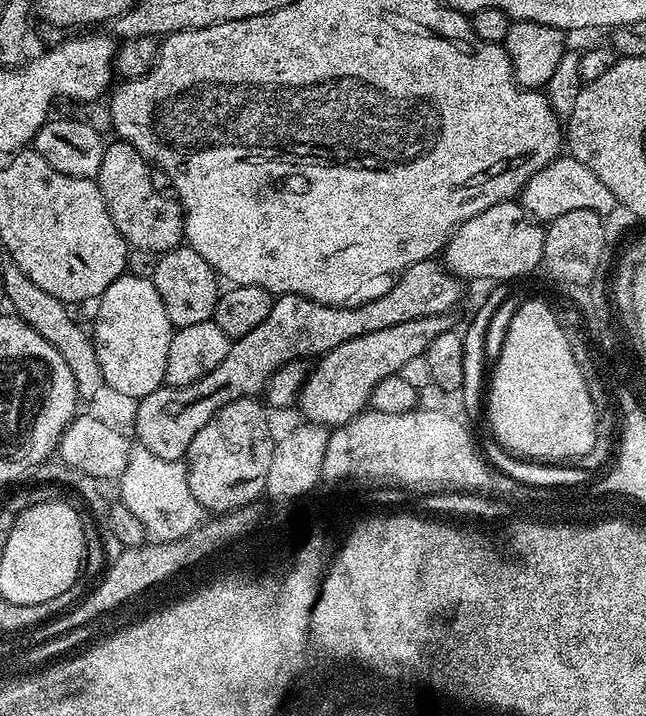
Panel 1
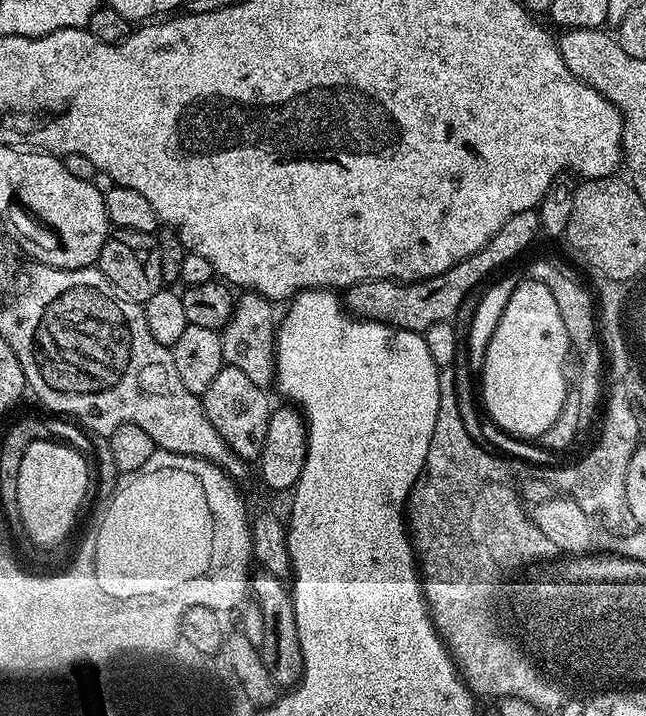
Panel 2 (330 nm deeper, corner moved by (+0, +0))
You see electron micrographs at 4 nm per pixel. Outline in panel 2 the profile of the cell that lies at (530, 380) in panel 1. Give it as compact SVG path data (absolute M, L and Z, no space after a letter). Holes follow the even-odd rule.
M531 278L525 281L525 284L517 283L510 294L501 321L490 339L484 365L478 377L480 388L484 391L484 408L489 412L487 415L490 420L514 437L539 438L555 426L559 412L564 407L567 394L565 378L560 373L560 360L569 356L570 351L565 347L566 326L562 326L562 314L558 314L554 294L550 294L550 290L546 290L542 282Z

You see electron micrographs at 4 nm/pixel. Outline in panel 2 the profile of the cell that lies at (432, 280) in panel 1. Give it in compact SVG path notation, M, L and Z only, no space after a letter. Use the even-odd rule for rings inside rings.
M539 211L519 212L474 254L455 264L437 276L415 282L395 280L364 280L360 284L349 284L342 292L342 304L351 315L362 320L377 320L379 324L390 324L394 328L405 328L411 332L424 333L434 322L452 320L462 300L471 292L477 291L480 283L495 268L511 262L520 256L541 235Z

